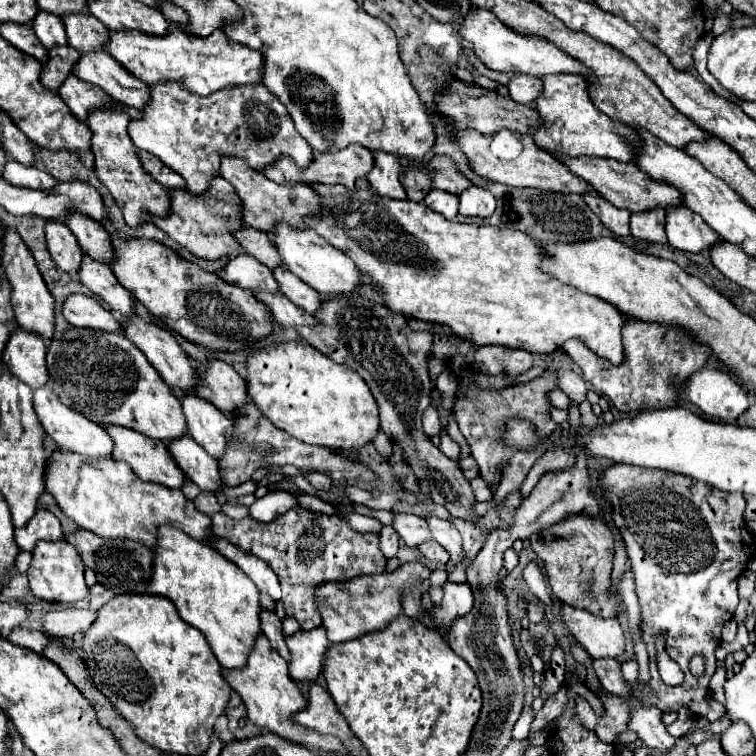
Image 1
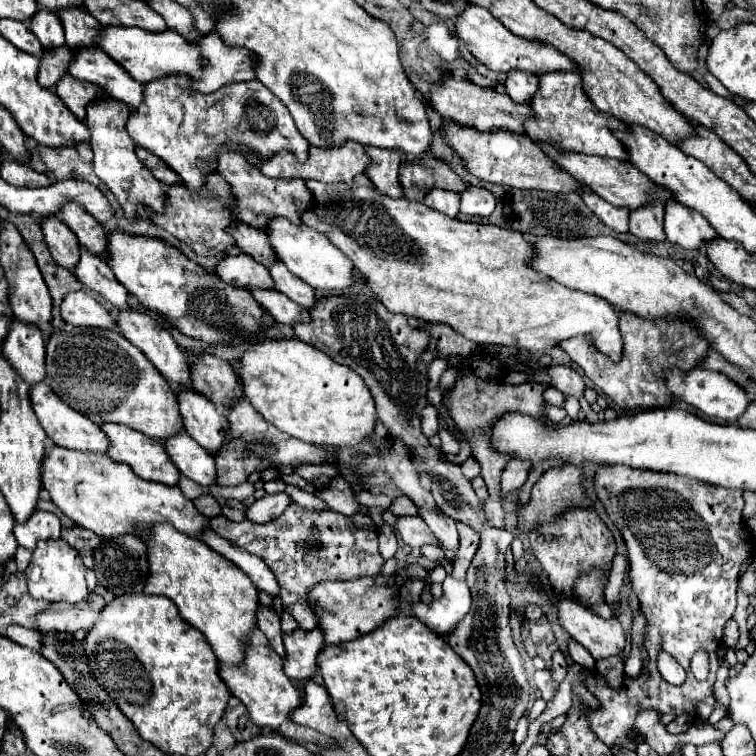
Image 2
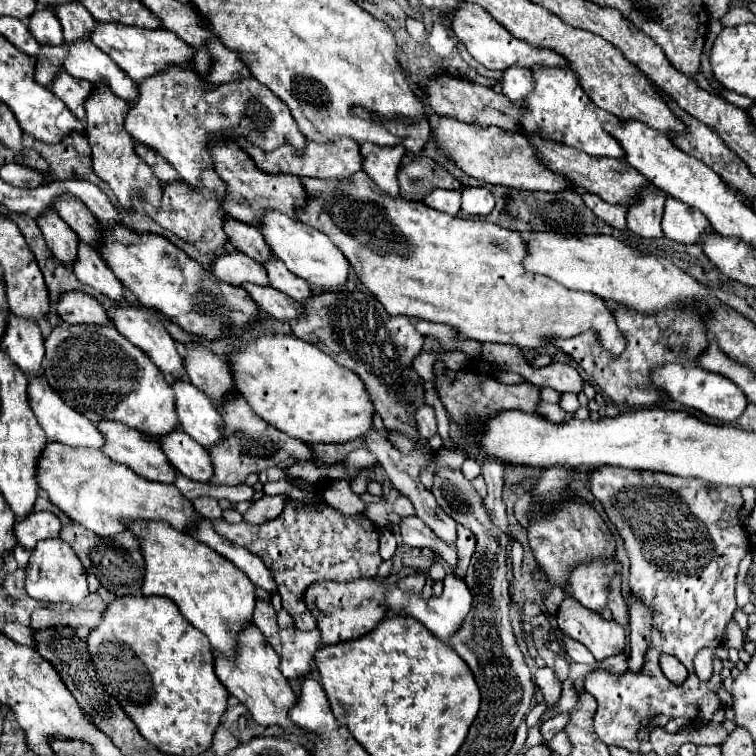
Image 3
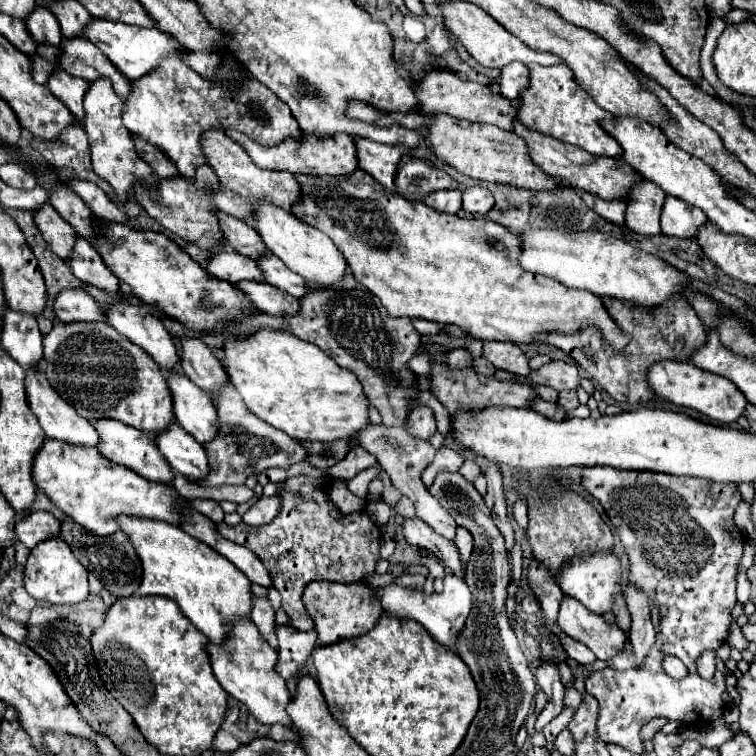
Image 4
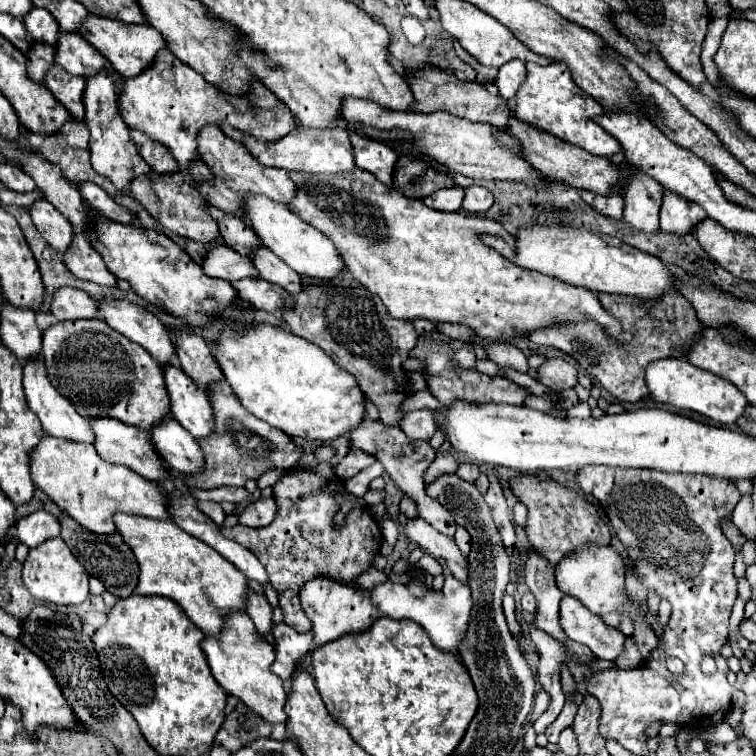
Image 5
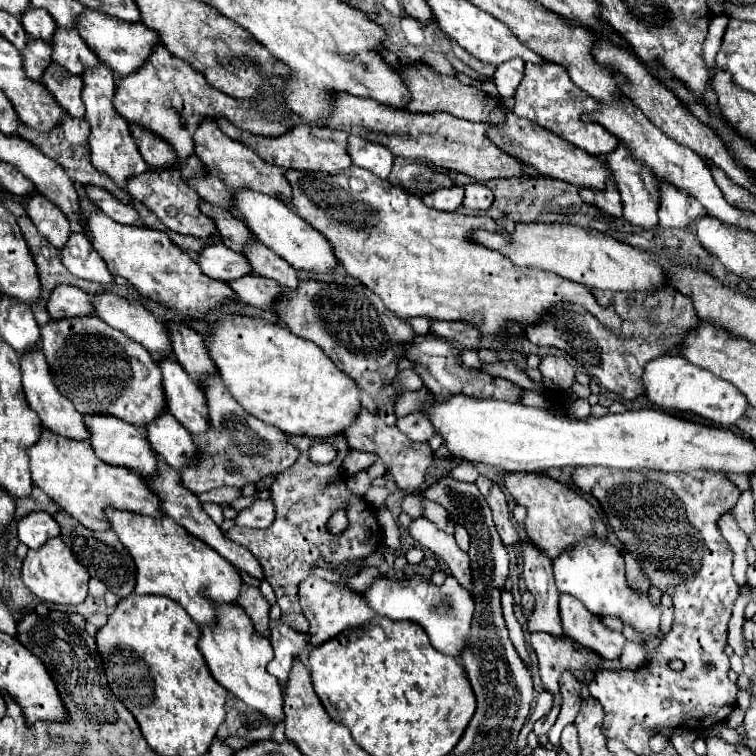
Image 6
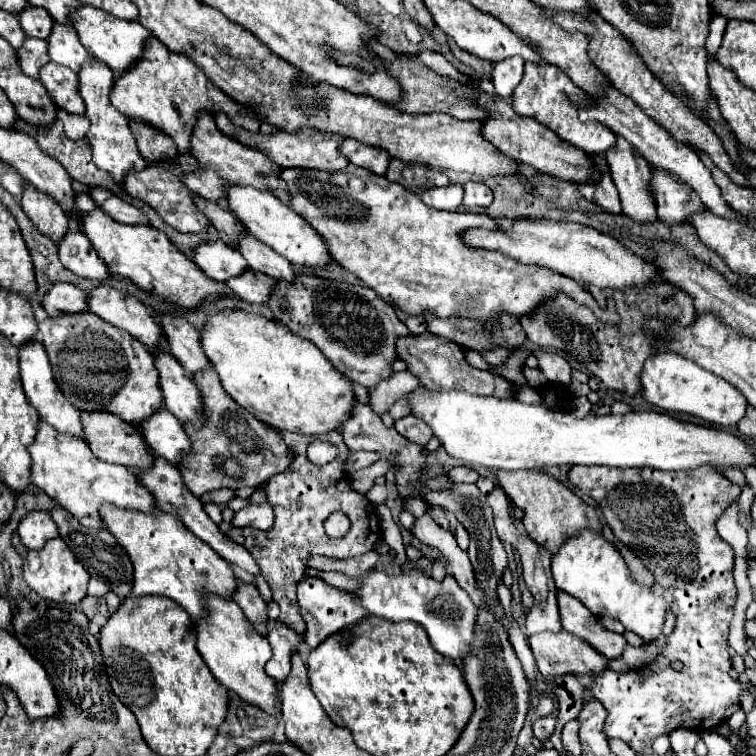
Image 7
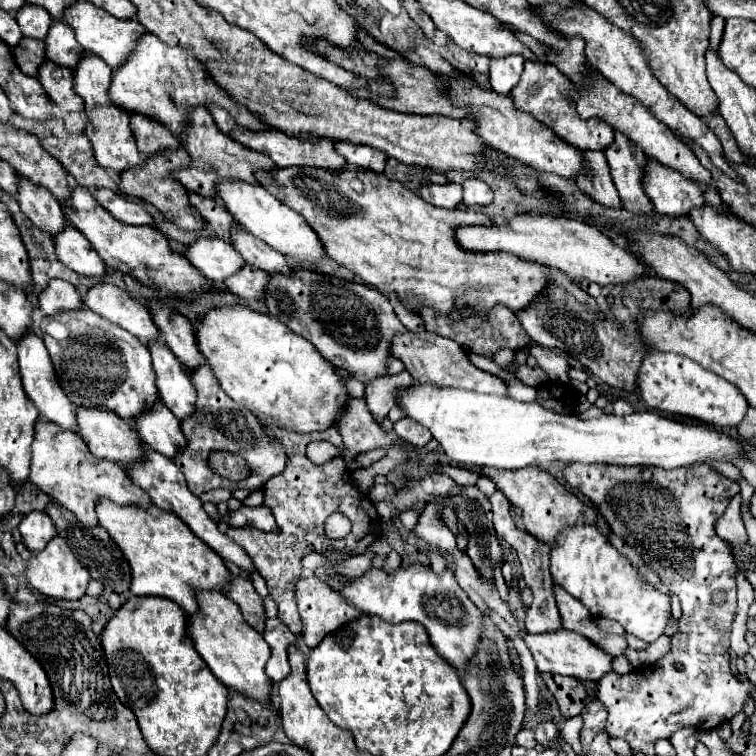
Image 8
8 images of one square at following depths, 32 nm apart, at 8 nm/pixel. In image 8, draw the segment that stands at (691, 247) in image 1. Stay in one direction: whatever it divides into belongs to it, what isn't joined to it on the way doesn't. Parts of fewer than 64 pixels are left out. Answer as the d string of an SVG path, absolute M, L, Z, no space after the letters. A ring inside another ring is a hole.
M646 158L646 176L642 178L642 188L656 212L668 214L672 218L684 216L692 208L704 204L696 184L688 184L680 172L672 172L672 168L656 164L656 160Z

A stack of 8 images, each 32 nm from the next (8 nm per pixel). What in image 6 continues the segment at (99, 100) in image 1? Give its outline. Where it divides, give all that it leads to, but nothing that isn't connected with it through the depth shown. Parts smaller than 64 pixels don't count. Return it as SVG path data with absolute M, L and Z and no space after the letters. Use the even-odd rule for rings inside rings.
M50 64L50 68L44 72L42 84L48 88L48 92L52 92L54 100L64 108L64 112L76 118L84 116L84 102L80 98L80 76L70 74L66 68L60 68L58 64Z

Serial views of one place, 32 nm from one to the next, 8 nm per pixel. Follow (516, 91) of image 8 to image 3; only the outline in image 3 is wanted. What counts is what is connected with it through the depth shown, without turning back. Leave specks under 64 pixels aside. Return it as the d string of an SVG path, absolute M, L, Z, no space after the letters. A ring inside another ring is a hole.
M532 68L534 78L534 90L524 100L524 116L522 126L526 126L526 132L538 134L542 138L556 140L560 144L578 148L592 156L610 156L610 158L622 158L624 150L616 138L612 138L602 126L606 122L618 124L610 112L604 112L588 100L584 90L580 88L580 82L576 74L570 68Z

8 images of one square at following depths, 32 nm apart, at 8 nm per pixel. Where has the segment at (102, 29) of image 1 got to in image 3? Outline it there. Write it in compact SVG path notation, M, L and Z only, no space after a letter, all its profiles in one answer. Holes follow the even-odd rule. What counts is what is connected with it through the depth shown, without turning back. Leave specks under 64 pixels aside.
M60 4L60 8L54 8L54 14L62 24L66 44L76 40L88 40L96 20L92 18L92 14L86 12L82 4Z

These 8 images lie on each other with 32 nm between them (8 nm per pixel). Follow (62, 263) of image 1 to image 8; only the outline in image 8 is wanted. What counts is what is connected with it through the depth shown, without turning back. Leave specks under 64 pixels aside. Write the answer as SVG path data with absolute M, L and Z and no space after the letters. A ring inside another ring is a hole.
M18 174L18 204L22 212L42 230L48 234L58 234L66 226L66 218L62 214L60 202L38 184L32 184L32 180L24 180L24 176Z

